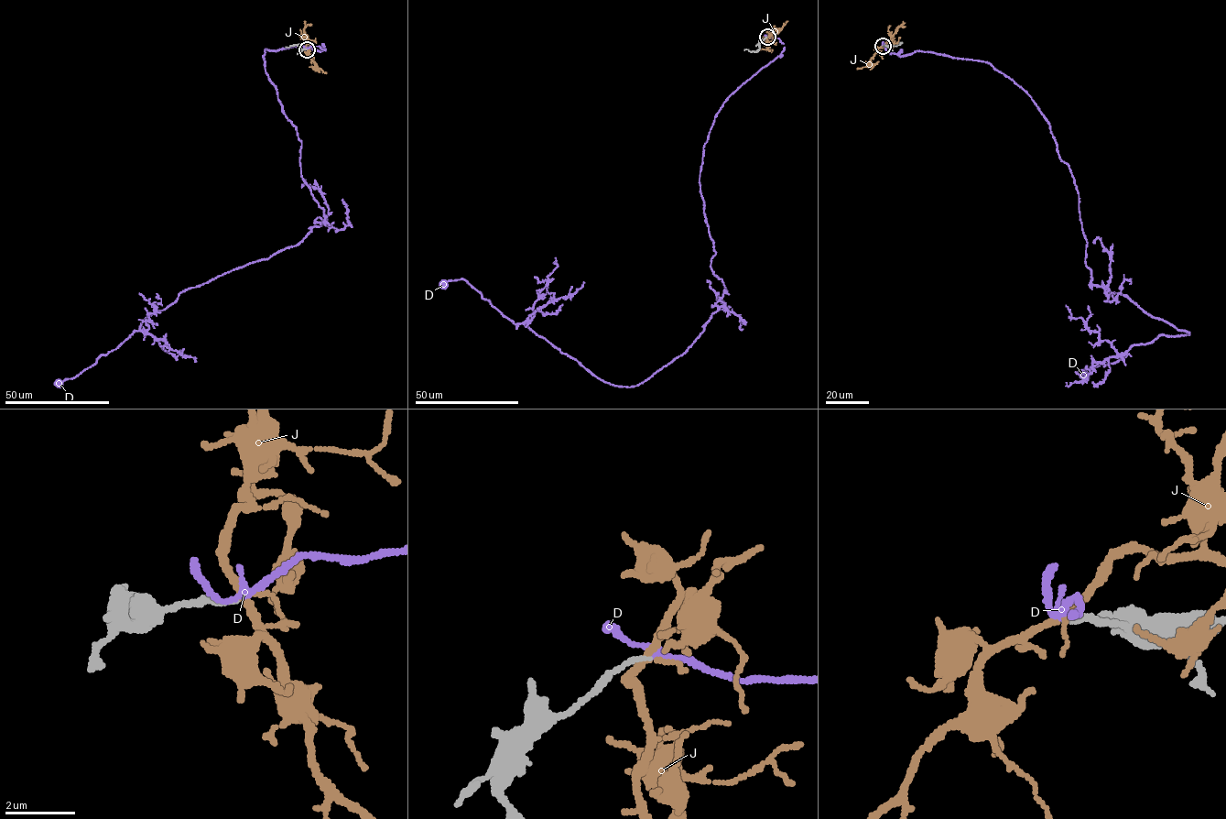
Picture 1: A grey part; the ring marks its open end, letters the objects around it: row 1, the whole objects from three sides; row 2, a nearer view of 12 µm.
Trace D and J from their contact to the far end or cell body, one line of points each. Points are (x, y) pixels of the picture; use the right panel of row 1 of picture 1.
D: (883, 46), (989, 62), (1024, 90), (1073, 178), (1091, 282), (1189, 333), (1133, 344), (1085, 375)
J: (883, 46), (878, 49), (870, 64), (857, 68)

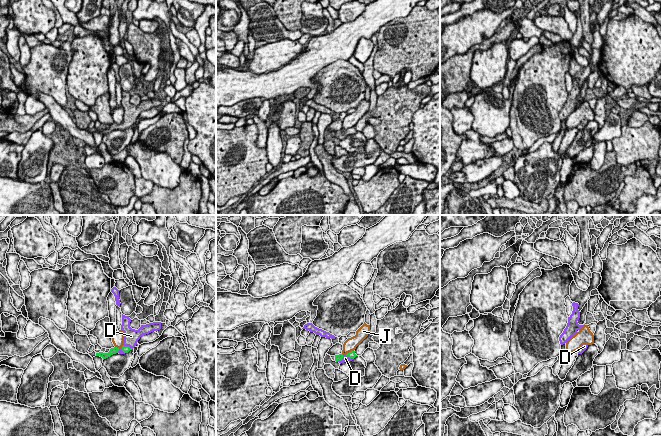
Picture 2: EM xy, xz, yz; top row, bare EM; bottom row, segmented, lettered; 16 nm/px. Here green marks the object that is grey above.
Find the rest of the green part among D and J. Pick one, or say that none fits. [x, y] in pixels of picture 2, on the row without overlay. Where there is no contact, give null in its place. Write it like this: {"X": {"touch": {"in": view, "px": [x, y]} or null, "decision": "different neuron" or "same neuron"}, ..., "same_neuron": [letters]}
{"D": {"touch": {"in": "xy", "px": [128, 122]}, "decision": "same neuron"}, "J": {"touch": {"in": "xy", "px": [116, 123]}, "decision": "different neuron"}, "same_neuron": ["D"]}

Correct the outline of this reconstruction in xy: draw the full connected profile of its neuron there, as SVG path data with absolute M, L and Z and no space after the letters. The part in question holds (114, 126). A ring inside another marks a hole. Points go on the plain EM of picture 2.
M122 90L122 101L121 105L124 108L124 118L121 124L111 124L108 129L99 128L96 129L96 132L100 132L104 135L110 133L113 130L125 130L132 126L141 112L149 110L153 107L158 107L161 105L161 98L153 98L146 101L141 101L138 106L132 105L130 103L131 95L129 92L125 92Z

